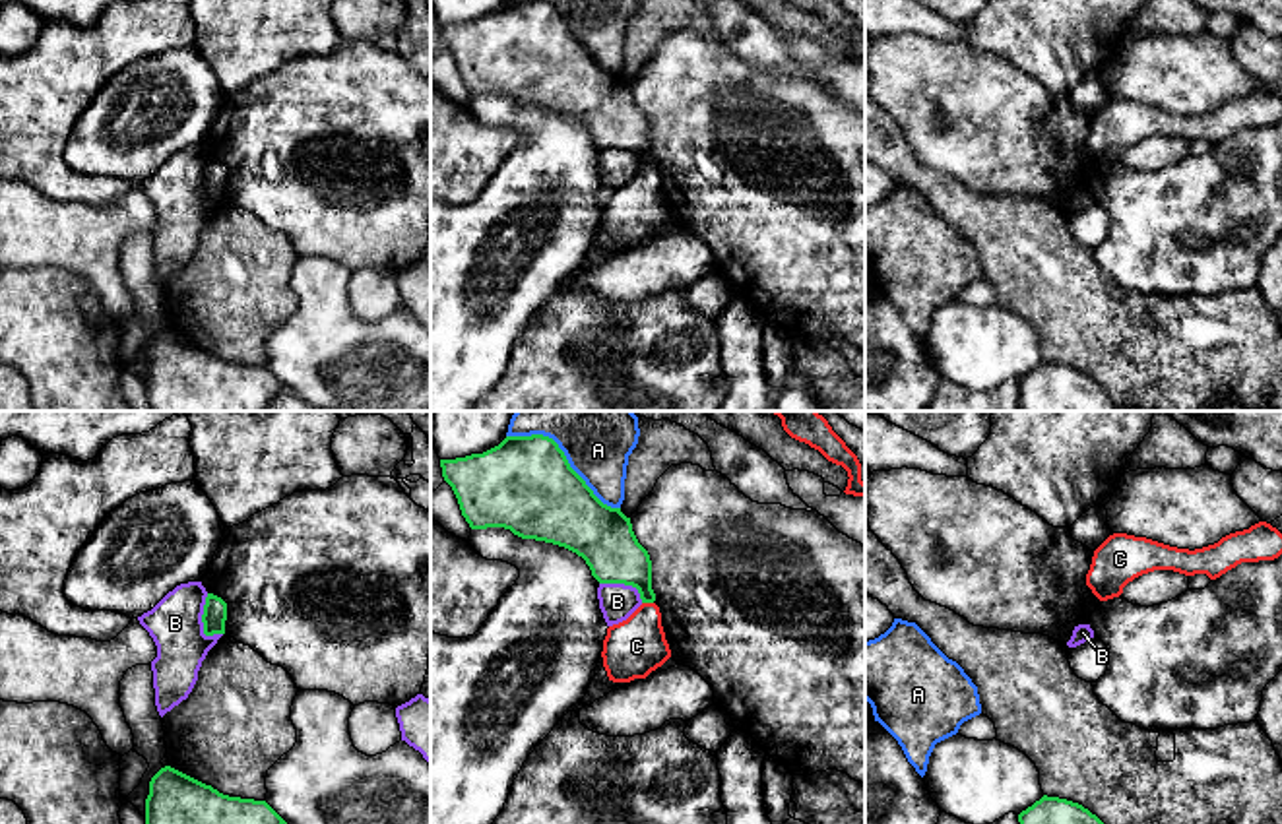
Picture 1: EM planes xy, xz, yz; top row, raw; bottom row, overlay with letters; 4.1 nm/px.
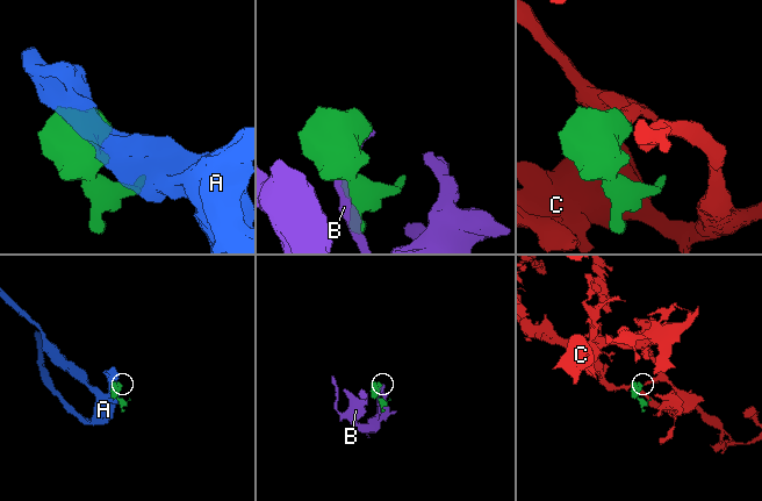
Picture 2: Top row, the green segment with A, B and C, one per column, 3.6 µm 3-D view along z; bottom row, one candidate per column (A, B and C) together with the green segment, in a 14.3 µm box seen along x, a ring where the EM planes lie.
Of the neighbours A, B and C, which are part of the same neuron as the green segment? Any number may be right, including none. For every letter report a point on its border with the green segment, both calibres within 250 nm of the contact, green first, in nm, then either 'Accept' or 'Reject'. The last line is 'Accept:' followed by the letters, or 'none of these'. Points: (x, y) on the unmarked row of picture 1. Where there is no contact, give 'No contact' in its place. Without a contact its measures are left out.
A: Touches green at xz (576, 39). Thickness 400 nm (green) against 220 nm. Reject
B: Touches green at xy (202, 187). Thickness 100 nm (green) against 220 nm. Reject
C: Touches green at xz (648, 167). Thickness 220 nm (green) against 240 nm. Accept
Accept: C

